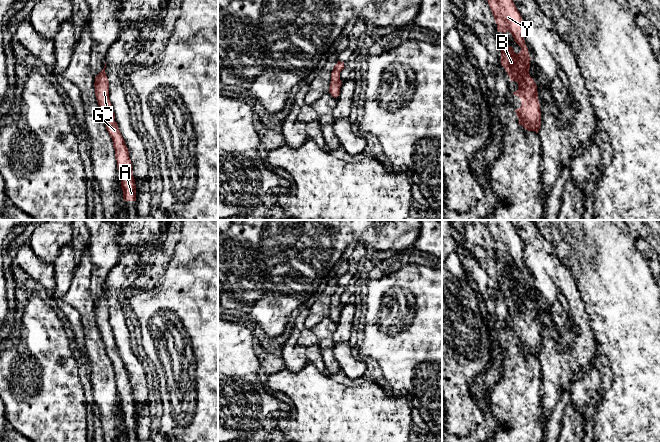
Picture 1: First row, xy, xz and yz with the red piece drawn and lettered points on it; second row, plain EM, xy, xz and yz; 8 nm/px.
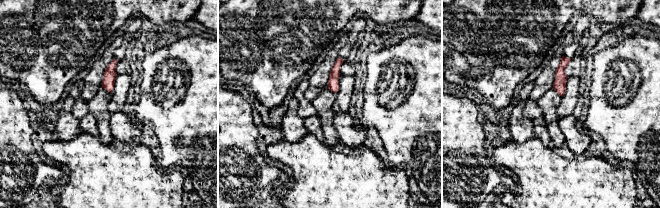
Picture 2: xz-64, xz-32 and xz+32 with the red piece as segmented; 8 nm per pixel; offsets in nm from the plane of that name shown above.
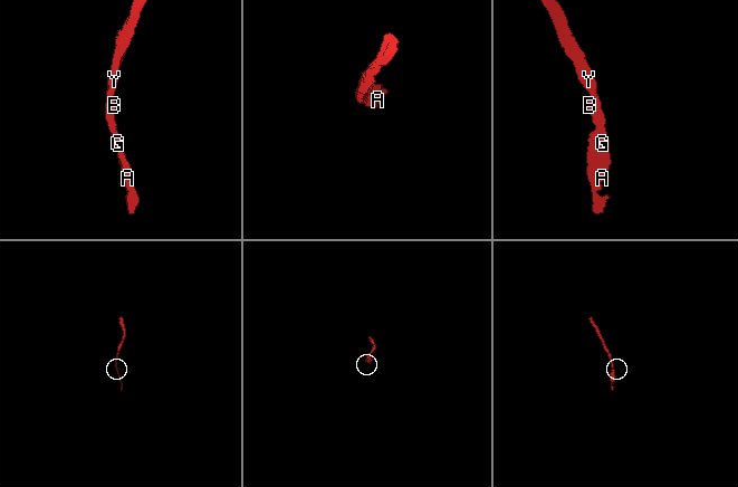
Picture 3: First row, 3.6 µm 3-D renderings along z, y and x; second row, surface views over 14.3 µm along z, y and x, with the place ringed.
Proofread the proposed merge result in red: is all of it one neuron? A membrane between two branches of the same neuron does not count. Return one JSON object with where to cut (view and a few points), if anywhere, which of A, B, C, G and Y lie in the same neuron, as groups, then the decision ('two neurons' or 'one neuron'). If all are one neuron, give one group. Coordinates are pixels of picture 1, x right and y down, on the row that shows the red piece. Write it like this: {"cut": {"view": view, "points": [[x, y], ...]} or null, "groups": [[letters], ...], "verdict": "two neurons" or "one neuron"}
{"cut": null, "groups": [["A", "B", "C", "G", "Y"]], "verdict": "one neuron"}

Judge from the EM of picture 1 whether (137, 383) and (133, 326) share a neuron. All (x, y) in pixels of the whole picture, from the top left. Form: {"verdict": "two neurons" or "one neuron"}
{"verdict": "one neuron"}

